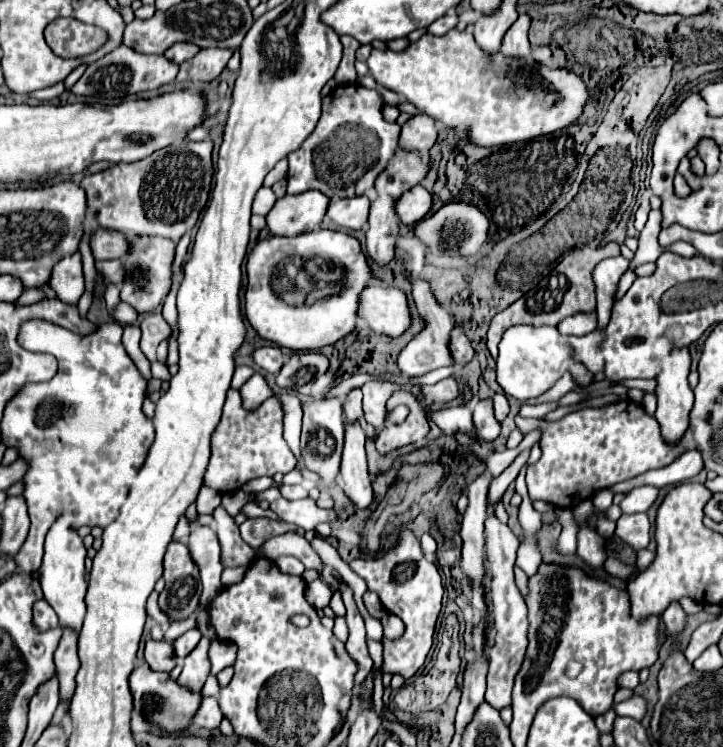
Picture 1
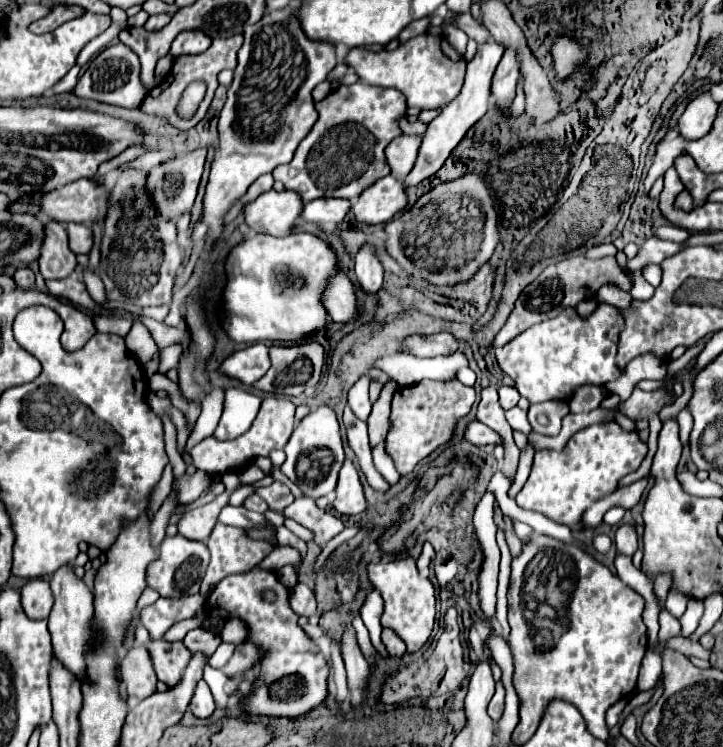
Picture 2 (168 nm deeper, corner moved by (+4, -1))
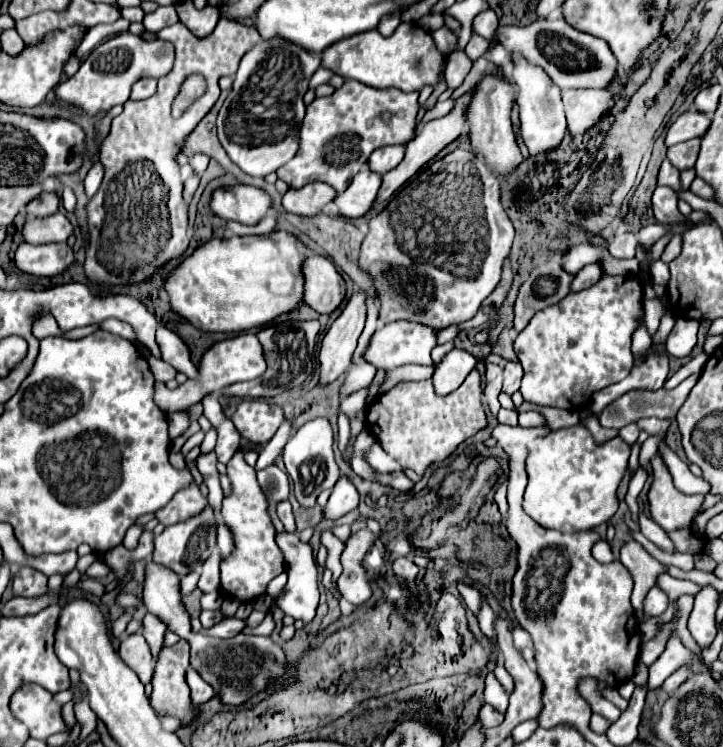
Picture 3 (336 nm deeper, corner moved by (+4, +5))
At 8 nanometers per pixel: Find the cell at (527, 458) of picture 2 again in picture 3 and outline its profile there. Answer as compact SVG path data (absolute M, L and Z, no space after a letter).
M523 401L517 409L518 412L538 411L547 420L549 427L551 427L551 431L572 427L580 423L578 411L567 411L559 408L538 406L527 401Z

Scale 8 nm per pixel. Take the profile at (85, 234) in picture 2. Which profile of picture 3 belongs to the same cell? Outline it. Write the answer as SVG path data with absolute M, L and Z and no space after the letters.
M53 213L49 217L27 217L23 225L23 241L39 243L61 243L73 233L73 225L63 213Z

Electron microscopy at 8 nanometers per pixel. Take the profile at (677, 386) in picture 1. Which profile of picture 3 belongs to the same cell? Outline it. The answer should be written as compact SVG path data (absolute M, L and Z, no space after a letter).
M655 455L653 465L653 485L649 489L649 509L651 517L665 529L673 531L677 527L693 525L703 503L701 495L685 495L675 489L671 473L663 465L663 459Z

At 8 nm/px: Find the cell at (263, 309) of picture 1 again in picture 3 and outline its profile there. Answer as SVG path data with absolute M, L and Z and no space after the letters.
M273 231L261 237L223 237L201 243L189 257L185 257L165 281L165 291L169 295L171 309L185 317L201 331L233 331L241 333L253 327L261 327L275 317L289 313L303 299L303 275L299 273L299 265L303 263L303 247L287 231Z

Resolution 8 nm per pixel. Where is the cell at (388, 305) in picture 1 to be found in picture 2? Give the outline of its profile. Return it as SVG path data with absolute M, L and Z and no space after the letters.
M343 273L331 279L331 287L323 297L327 313L335 323L355 323L359 319L359 299L357 285Z

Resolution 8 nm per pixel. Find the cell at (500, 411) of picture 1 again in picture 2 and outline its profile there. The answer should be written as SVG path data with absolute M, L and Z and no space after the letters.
M499 387L499 403L501 403L501 407L507 411L507 409L511 409L511 407L515 407L517 405L517 401L519 401L519 393L515 391L515 387Z

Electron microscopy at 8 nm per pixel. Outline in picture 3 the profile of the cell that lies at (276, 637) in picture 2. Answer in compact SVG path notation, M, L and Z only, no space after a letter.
M241 449L227 463L227 477L231 481L231 493L223 497L221 515L233 535L235 549L221 561L221 589L231 597L249 601L263 595L269 581L285 571L285 559L275 543L277 531L269 515L269 501L255 479L255 469L245 463Z

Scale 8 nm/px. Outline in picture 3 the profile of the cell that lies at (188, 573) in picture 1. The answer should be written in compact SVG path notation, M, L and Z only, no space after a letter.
M205 507L201 513L177 523L177 525L165 527L165 531L155 537L153 561L169 567L179 577L183 577L183 575L191 573L193 569L199 569L199 565L213 553L213 549L217 547L215 539L217 539L217 515L211 507Z

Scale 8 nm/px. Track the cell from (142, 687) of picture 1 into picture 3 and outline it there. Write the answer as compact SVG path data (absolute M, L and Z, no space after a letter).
M133 633L121 639L119 645L119 657L123 657L123 663L131 667L141 683L149 683L153 677L153 665L151 665L151 651L147 649L147 641L141 633Z

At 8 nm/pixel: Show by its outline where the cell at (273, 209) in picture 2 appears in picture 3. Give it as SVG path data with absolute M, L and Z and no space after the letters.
M251 185L223 187L211 193L209 209L223 221L255 225L271 209L271 195Z

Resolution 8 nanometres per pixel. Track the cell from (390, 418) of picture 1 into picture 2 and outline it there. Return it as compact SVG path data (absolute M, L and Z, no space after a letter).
M389 377L387 387L381 391L381 395L379 395L379 399L375 401L373 411L371 411L369 419L367 419L371 447L377 447L379 443L383 443L383 441L385 441L387 431L391 429L391 423L389 423L389 413L391 413L391 395L395 393L395 389L397 389L397 381Z

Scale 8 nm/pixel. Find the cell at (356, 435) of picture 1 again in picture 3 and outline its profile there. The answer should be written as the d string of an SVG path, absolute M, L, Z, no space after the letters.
M341 477L331 491L327 505L323 507L323 519L337 521L339 517L357 509L357 503L359 503L359 493L355 485L347 477Z

